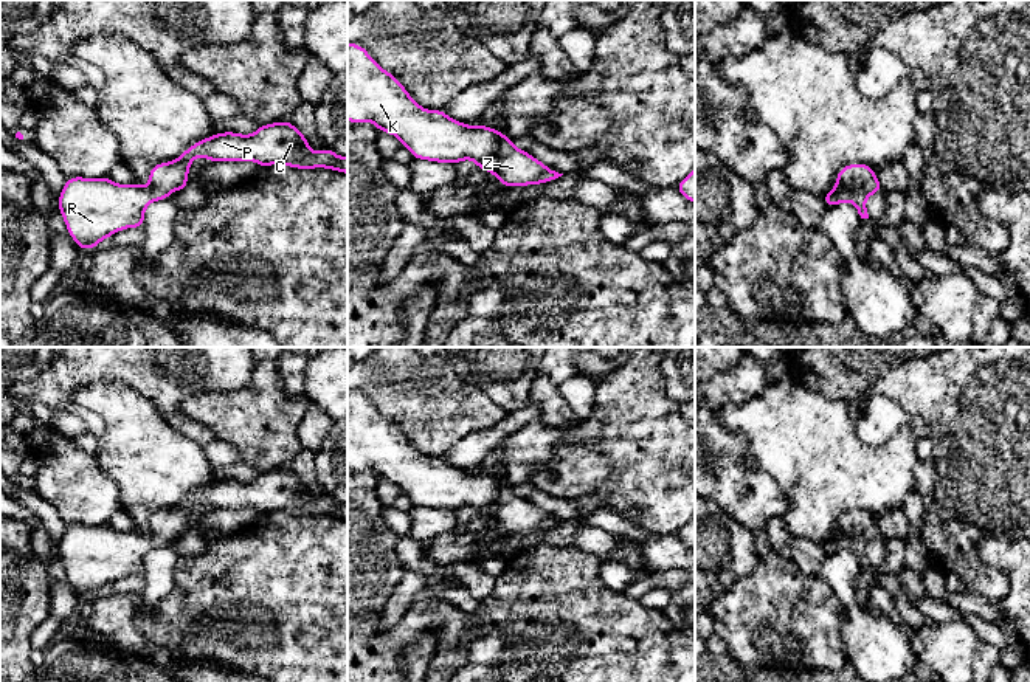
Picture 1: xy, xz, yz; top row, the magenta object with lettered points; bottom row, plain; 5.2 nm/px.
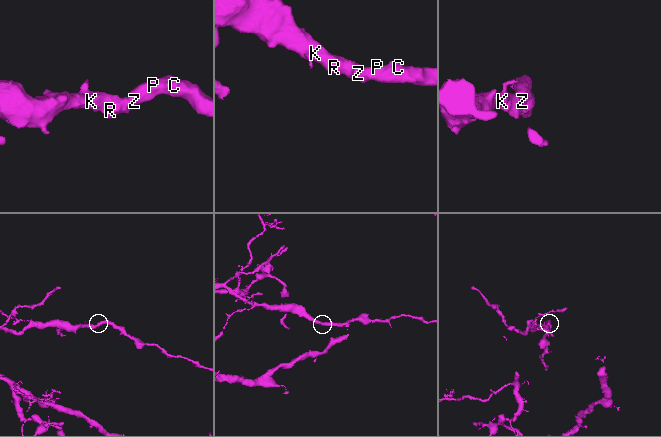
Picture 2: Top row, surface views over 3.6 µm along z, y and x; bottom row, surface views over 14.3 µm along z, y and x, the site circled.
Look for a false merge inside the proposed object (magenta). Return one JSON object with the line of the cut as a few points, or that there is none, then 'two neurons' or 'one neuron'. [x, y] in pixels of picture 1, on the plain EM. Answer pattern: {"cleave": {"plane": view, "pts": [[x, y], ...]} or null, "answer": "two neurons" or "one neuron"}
{"cleave": null, "answer": "one neuron"}

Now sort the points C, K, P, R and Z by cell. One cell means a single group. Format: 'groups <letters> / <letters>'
groups C K P R Z

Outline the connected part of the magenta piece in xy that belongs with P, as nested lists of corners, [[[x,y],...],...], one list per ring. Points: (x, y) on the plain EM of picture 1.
[[[290,468],[259,473],[251,482],[240,482],[237,479],[214,480],[213,484],[189,493],[178,505],[152,513],[149,518],[147,535],[135,529],[130,532],[116,532],[109,524],[67,525],[59,542],[57,553],[70,584],[81,597],[95,597],[101,587],[109,586],[118,578],[127,575],[143,575],[144,556],[154,547],[166,547],[174,538],[183,538],[189,532],[189,515],[197,504],[206,504],[211,512],[220,508],[256,508],[261,515],[285,512],[295,516],[324,515],[347,521],[347,504],[338,504],[329,494],[320,499],[310,498],[307,485]]]

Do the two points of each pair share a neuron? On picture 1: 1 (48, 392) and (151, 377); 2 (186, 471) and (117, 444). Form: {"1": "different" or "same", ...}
{"1": "same", "2": "same"}

